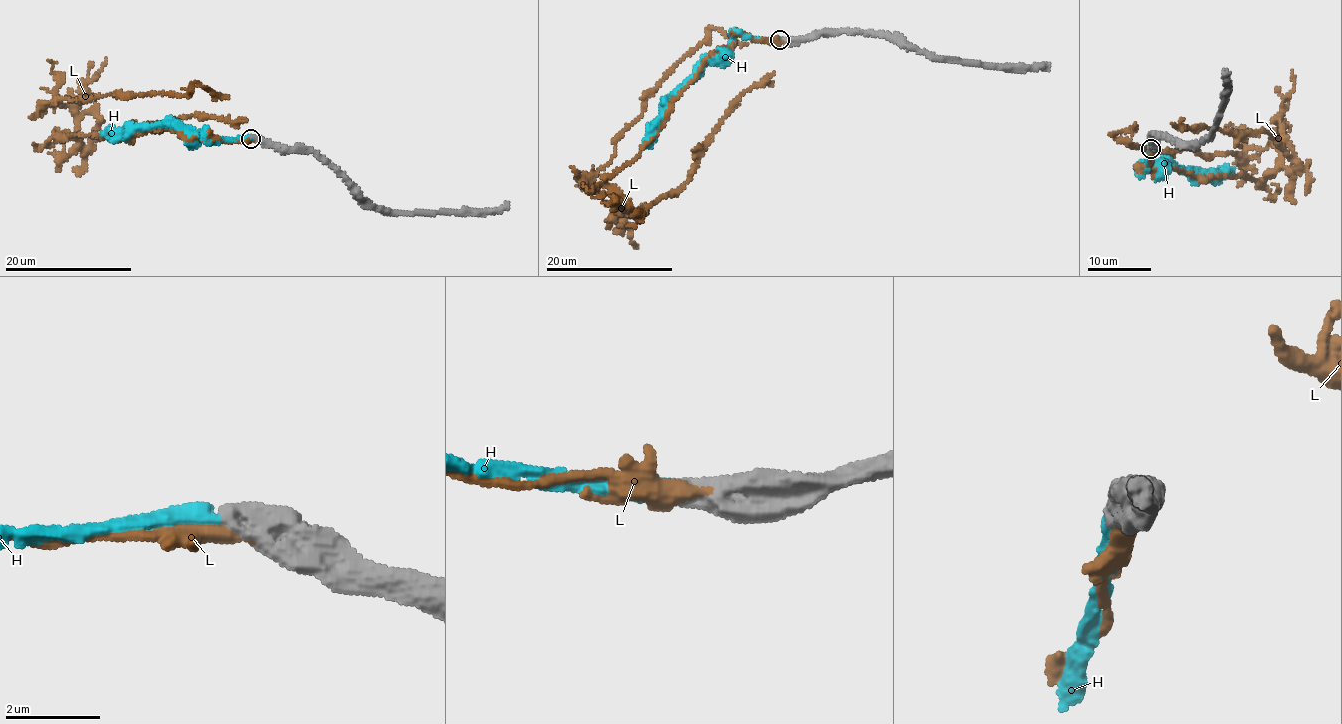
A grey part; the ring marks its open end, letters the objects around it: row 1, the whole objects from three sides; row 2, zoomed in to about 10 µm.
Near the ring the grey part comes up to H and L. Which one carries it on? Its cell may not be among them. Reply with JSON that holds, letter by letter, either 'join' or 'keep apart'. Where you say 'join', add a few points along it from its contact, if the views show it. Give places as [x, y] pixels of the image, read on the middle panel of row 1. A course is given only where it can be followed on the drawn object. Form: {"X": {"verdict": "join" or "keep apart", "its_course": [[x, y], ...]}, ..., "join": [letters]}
{"H": {"verdict": "join", "its_course": [[780, 41], [743, 37], [732, 32], [729, 46], [694, 75], [670, 103], [664, 121], [644, 148]]}, "L": {"verdict": "keep apart"}, "join": ["H"]}

